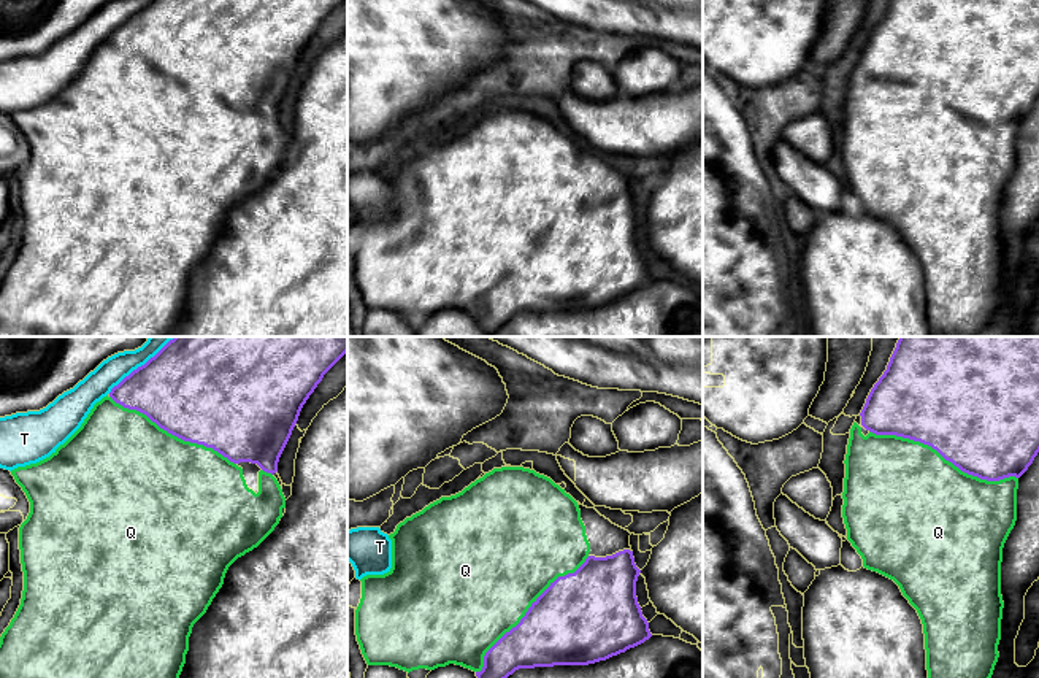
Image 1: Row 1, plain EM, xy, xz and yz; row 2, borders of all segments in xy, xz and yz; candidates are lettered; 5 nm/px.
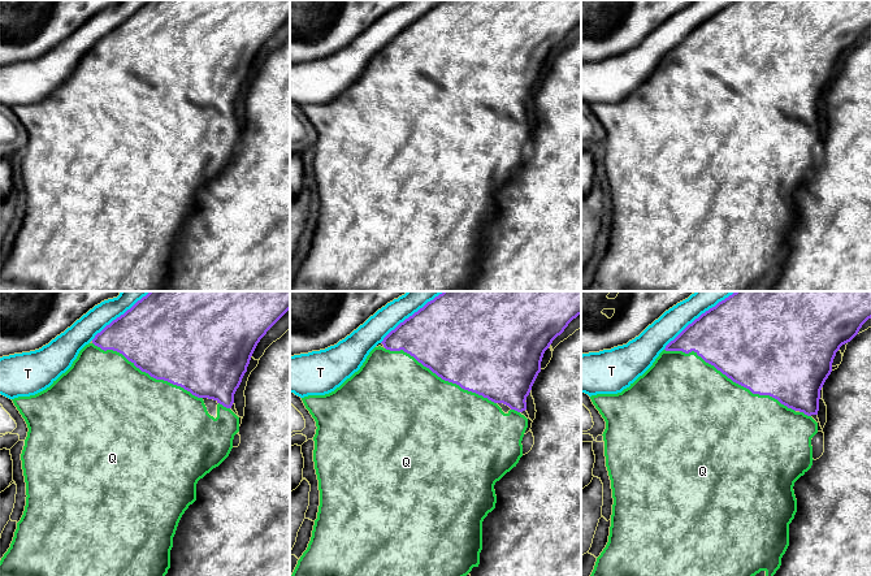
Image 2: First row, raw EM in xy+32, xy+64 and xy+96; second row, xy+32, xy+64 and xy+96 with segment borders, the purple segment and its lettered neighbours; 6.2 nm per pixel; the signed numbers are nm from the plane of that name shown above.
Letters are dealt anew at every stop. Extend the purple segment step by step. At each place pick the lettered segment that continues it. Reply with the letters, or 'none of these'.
Q

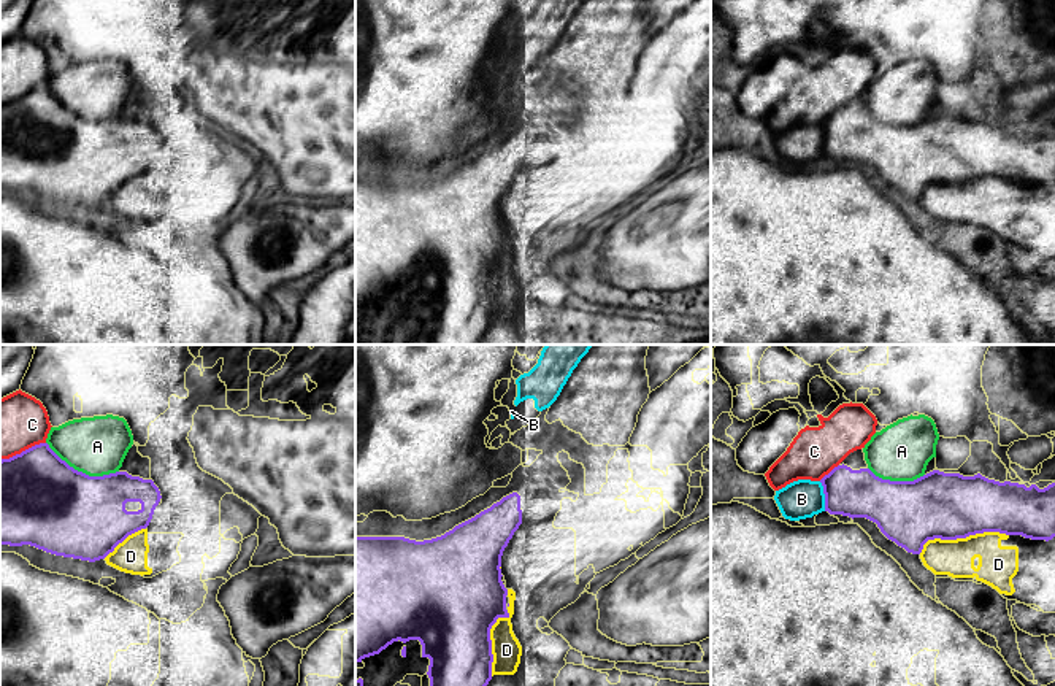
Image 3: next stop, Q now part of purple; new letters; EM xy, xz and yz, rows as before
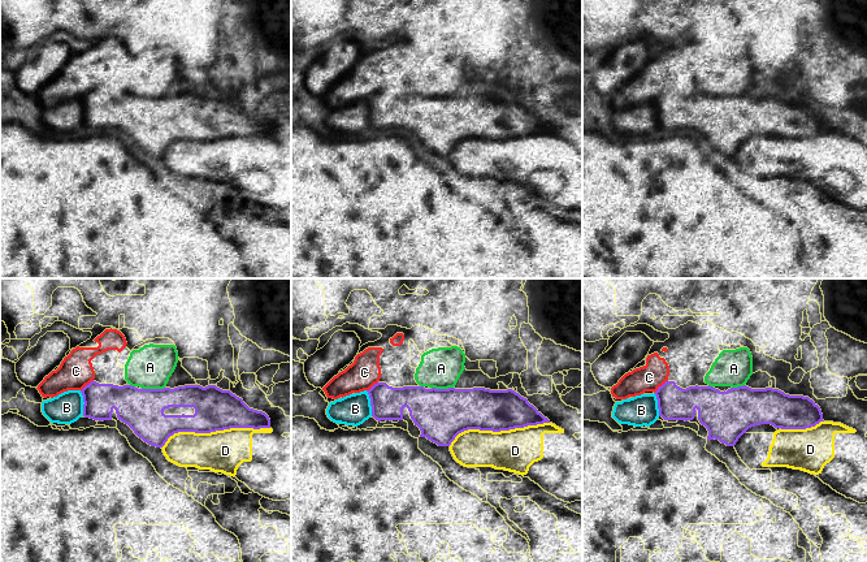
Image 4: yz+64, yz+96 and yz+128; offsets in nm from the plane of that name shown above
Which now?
none of these

